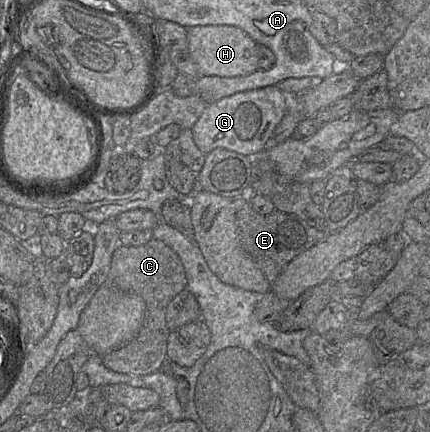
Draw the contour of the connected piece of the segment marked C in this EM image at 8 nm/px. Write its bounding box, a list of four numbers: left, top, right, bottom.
[101,238,187,377]

